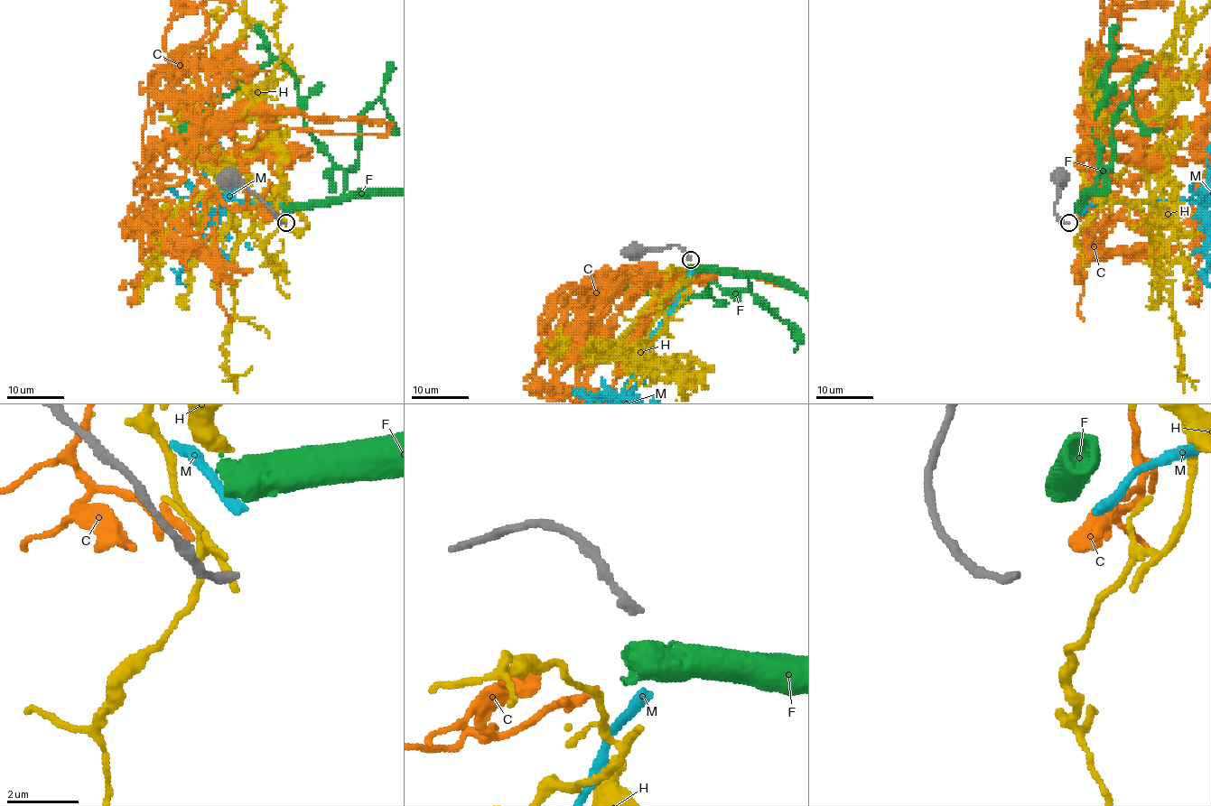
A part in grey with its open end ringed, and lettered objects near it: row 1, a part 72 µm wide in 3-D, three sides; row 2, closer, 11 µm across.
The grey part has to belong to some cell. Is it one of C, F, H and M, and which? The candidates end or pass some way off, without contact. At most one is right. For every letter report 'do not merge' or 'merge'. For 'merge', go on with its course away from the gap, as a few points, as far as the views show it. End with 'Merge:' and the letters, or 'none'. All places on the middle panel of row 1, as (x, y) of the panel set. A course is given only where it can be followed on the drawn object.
C: do not merge
F: do not merge
H: do not merge
M: do not merge
Merge: none

